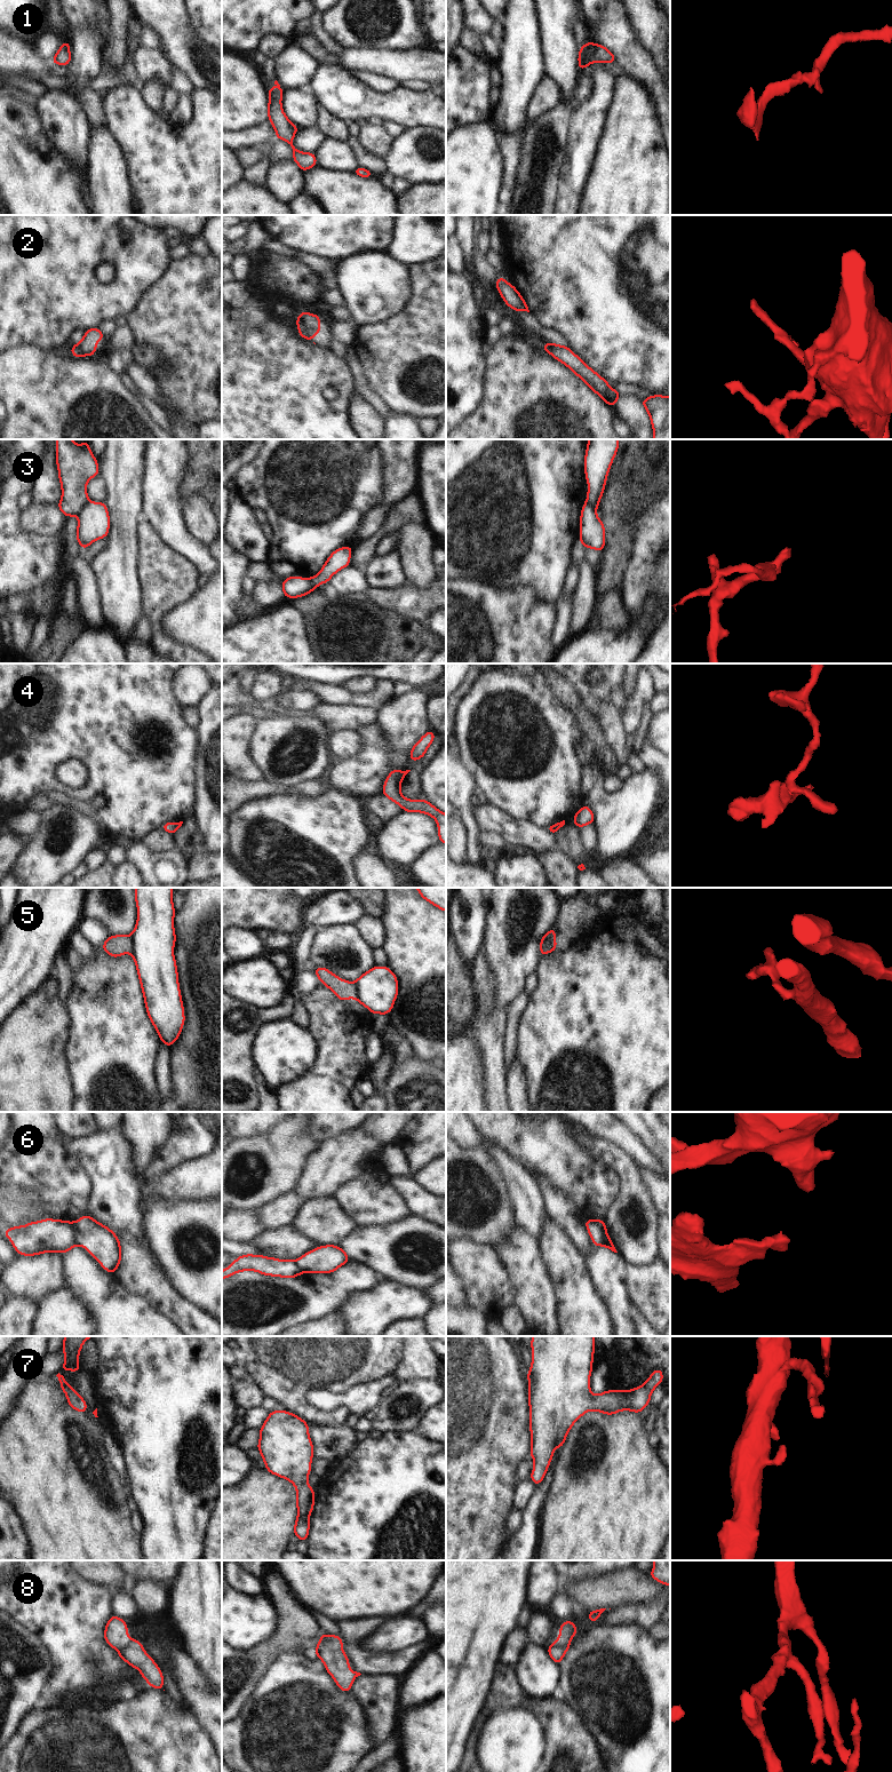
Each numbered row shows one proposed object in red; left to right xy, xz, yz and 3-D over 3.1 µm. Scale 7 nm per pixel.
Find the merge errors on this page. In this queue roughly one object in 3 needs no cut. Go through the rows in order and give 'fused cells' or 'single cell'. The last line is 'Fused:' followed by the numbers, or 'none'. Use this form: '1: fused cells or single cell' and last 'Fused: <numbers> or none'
1: single cell
2: fused cells
3: fused cells
4: fused cells
5: fused cells
6: fused cells
7: single cell
8: fused cells
Fused: 2, 3, 4, 5, 6, 8

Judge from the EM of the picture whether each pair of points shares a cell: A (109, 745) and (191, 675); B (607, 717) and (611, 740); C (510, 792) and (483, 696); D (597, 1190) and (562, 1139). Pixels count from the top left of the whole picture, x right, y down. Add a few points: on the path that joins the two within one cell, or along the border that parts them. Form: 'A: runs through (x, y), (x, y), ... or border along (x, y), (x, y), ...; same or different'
A: border along (175, 675), (175, 692), (185, 708); different
B: runs through (611, 723), (611, 734); same
C: runs through (504, 768), (504, 720); same
D: runs through (584, 1177), (562, 1152); same

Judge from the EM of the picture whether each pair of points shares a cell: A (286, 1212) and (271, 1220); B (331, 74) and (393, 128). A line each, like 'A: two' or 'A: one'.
A: one
B: two

